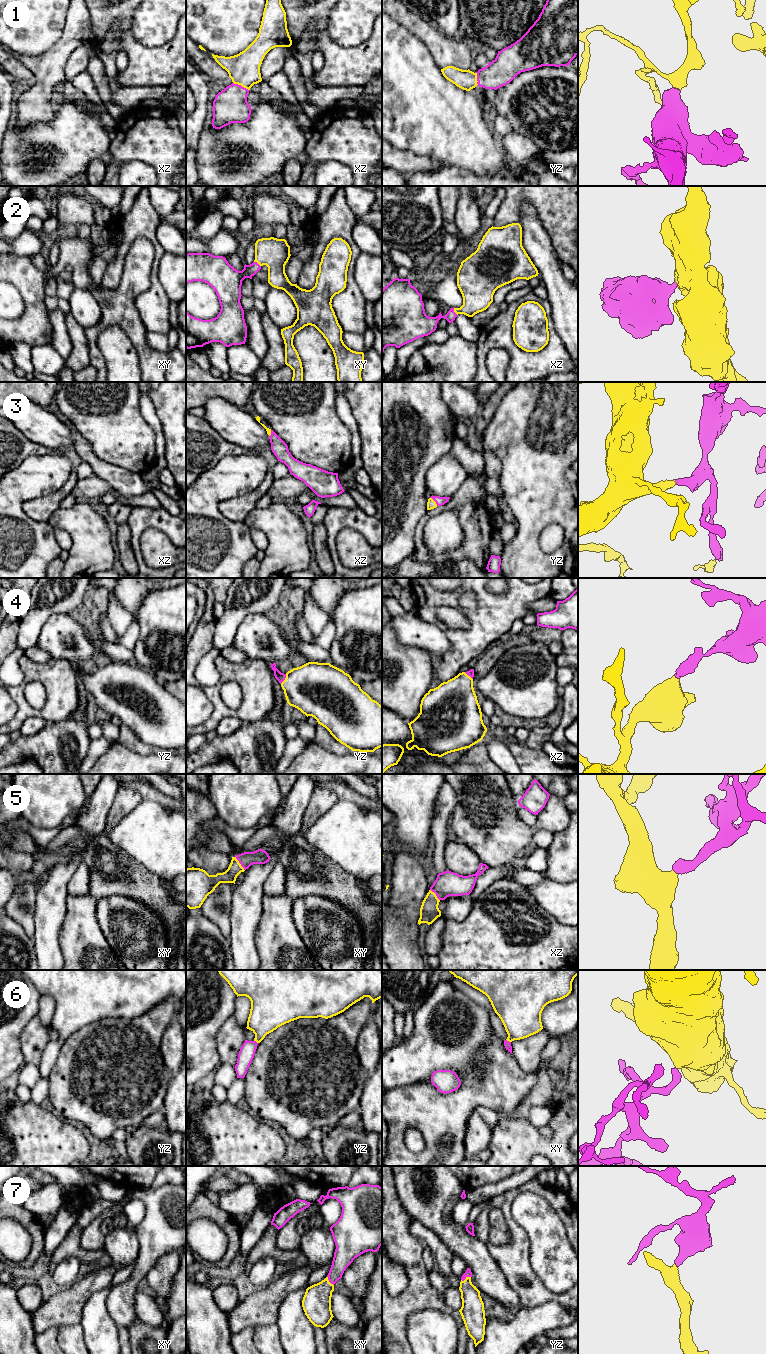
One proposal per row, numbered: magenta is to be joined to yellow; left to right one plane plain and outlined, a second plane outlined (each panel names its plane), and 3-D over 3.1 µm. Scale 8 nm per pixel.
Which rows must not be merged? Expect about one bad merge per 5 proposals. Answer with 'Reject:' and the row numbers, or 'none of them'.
Reject: none of them

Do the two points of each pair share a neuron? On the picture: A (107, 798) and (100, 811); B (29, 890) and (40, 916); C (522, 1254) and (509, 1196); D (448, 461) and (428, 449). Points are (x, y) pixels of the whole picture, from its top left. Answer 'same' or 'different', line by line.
A: same
B: different
C: same
D: different

